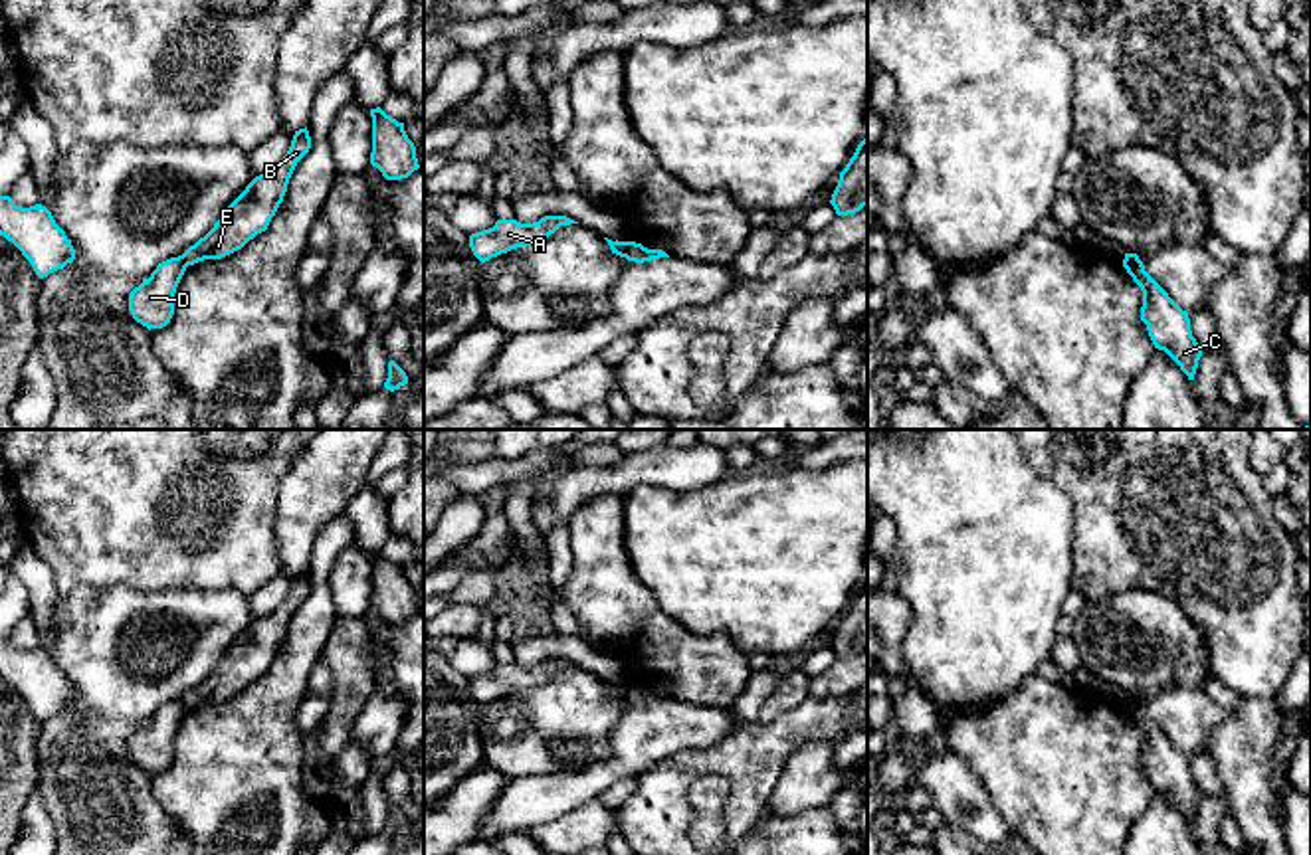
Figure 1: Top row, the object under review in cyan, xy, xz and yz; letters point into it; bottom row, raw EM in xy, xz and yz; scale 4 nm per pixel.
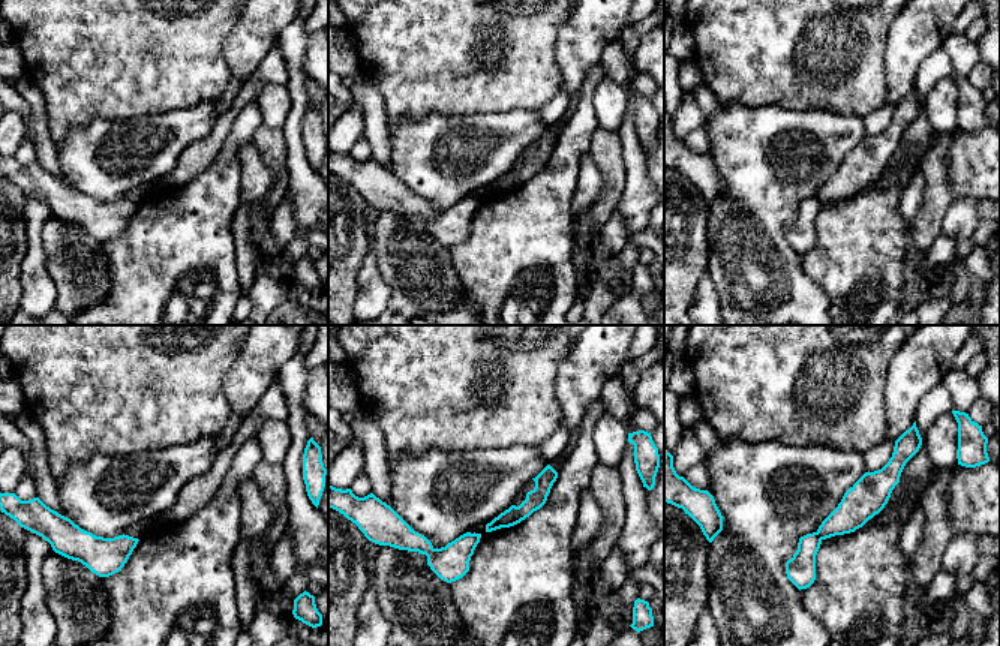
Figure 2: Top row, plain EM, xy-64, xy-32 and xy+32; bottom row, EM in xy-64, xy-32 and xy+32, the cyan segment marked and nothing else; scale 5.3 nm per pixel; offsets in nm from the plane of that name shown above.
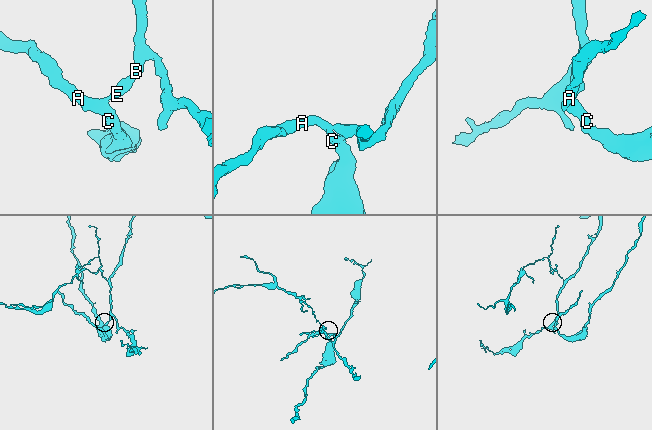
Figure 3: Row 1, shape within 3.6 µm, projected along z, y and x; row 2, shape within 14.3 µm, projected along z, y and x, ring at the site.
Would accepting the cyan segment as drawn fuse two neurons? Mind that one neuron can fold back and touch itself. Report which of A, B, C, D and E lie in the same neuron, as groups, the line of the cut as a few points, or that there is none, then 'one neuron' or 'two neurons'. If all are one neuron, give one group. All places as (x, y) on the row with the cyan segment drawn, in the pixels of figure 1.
A C D / B E | xz (628, 242), (624, 256) | two neurons

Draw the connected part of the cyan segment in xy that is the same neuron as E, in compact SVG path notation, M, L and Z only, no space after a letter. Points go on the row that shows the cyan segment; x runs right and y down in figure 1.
M307 127L295 131L283 160L265 174L255 176L246 190L222 212L214 228L190 245L180 257L186 265L204 259L222 259L242 249L257 234L265 232L287 192L297 162L309 152Z

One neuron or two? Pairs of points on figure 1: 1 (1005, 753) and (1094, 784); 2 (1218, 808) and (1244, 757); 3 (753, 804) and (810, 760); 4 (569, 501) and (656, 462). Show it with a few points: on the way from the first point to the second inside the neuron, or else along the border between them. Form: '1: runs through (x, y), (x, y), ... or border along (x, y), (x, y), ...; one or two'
1: runs through (1026, 753), (1044, 753), (1072, 780); one
2: border along (1222, 798), (1228, 810); two
3: border along (797, 747), (783, 766), (767, 812); two
4: runs through (591, 481), (620, 479), (634, 470); one

